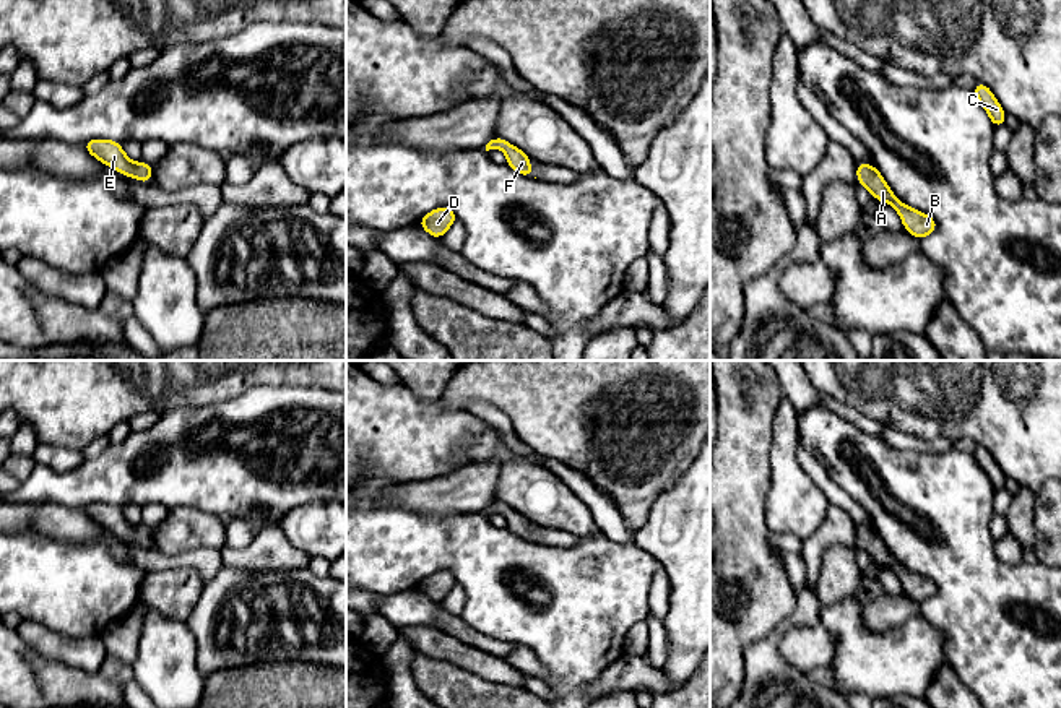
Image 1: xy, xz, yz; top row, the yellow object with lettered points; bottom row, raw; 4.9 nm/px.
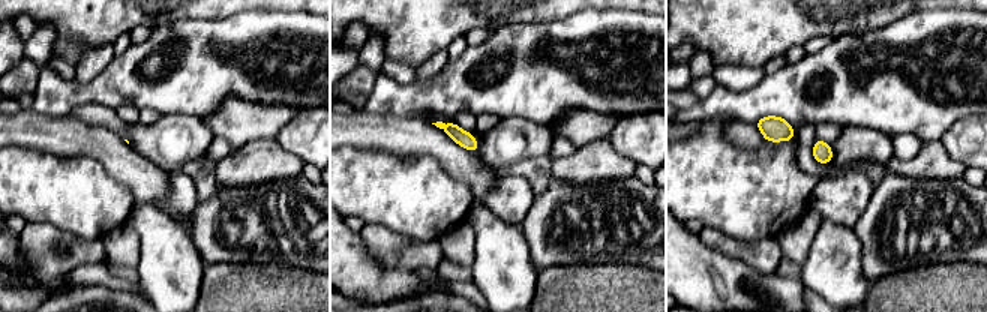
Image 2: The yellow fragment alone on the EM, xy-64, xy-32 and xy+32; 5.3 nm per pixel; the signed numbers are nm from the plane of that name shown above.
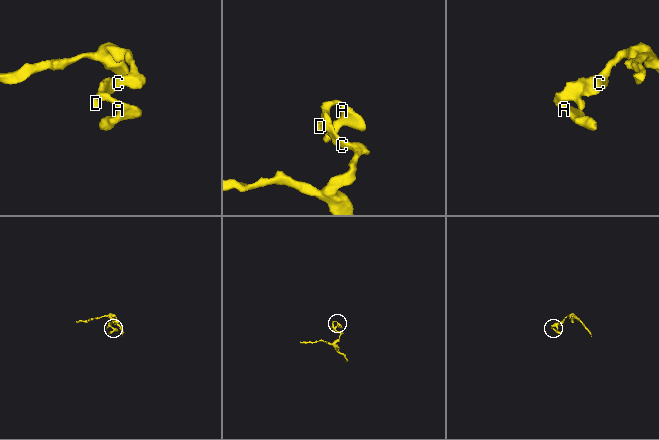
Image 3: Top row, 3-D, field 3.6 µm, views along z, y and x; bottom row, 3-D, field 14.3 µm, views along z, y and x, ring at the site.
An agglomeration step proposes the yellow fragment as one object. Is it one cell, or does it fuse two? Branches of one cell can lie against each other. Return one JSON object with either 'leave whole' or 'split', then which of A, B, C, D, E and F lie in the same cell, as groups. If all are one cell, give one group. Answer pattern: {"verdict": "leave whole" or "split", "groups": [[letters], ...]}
{"verdict": "leave whole", "groups": [["A", "B", "C", "D", "E", "F"]]}

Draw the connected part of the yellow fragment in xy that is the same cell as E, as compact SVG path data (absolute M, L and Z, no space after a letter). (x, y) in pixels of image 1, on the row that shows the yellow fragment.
M86 140L83 145L91 156L97 158L114 171L122 172L125 177L136 177L140 182L149 185L153 164L132 162L125 156L120 143L115 143L112 140Z

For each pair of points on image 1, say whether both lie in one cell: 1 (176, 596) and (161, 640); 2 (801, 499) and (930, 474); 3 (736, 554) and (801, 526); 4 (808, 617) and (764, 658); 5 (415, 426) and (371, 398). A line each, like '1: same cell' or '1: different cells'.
1: different cells
2: different cells
3: different cells
4: same cell
5: same cell

